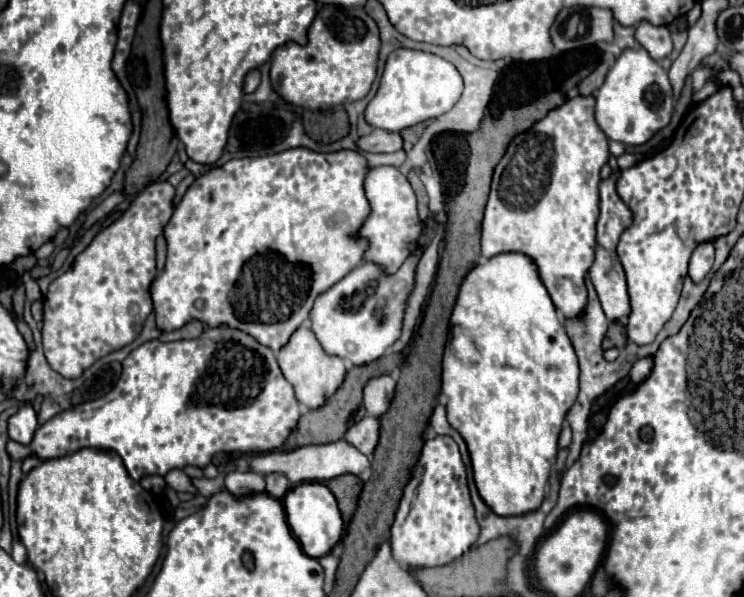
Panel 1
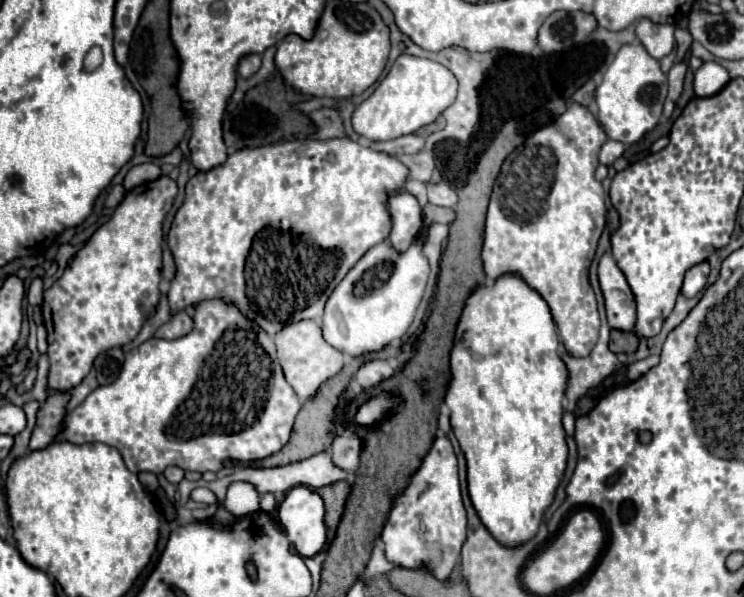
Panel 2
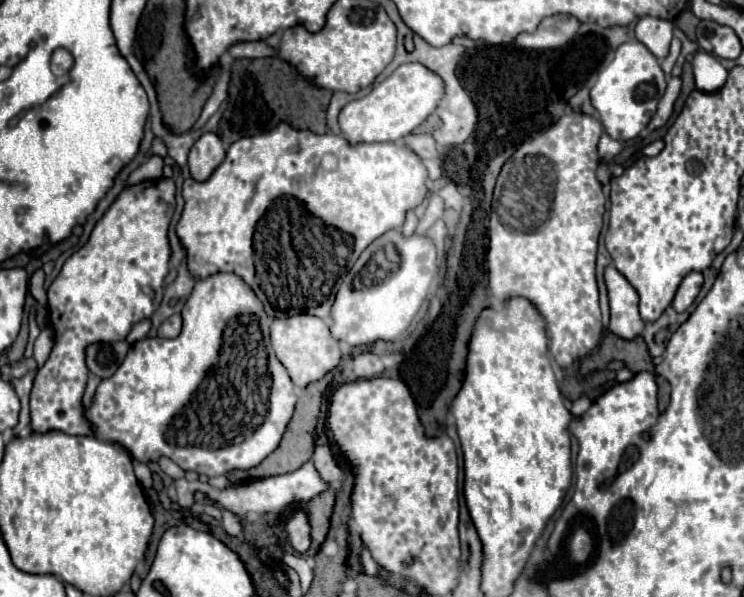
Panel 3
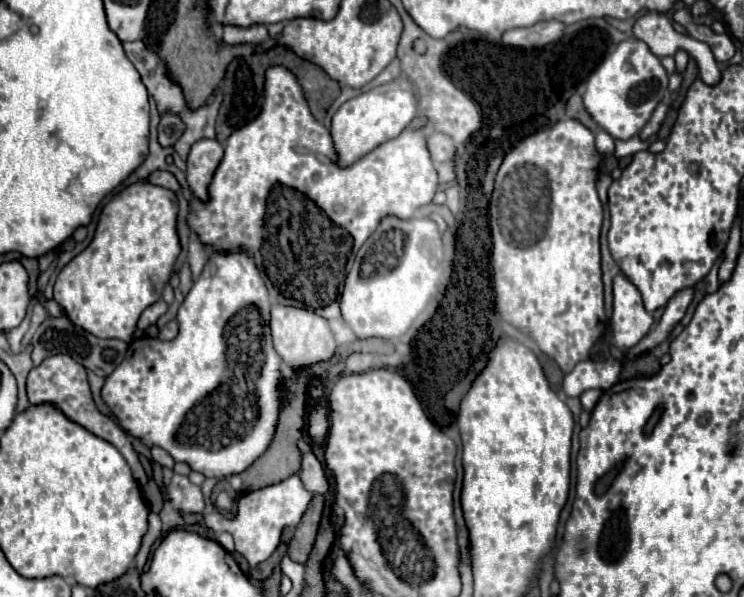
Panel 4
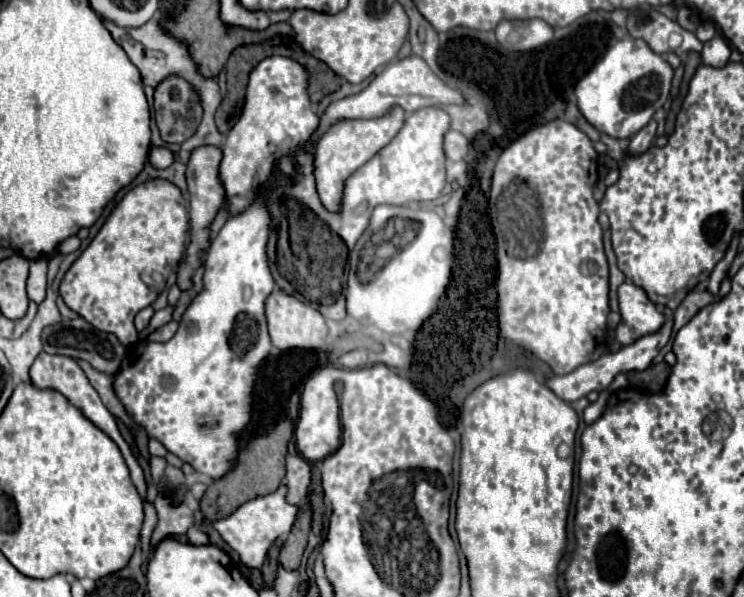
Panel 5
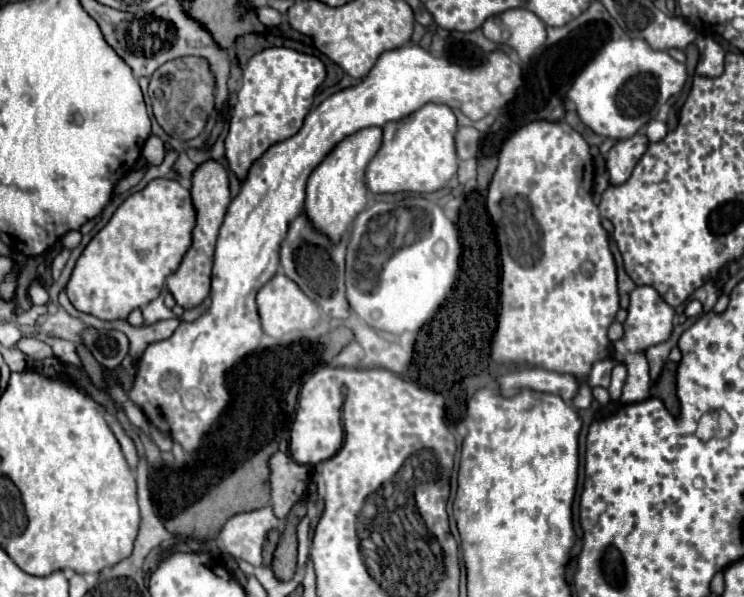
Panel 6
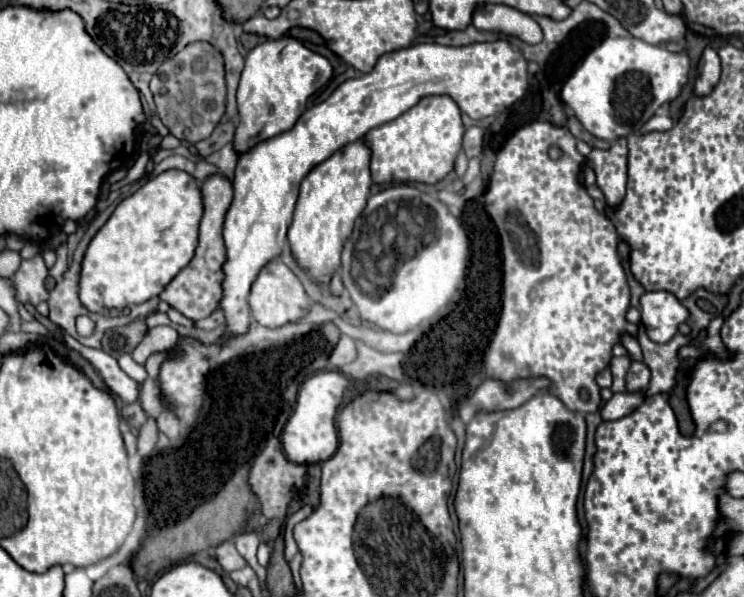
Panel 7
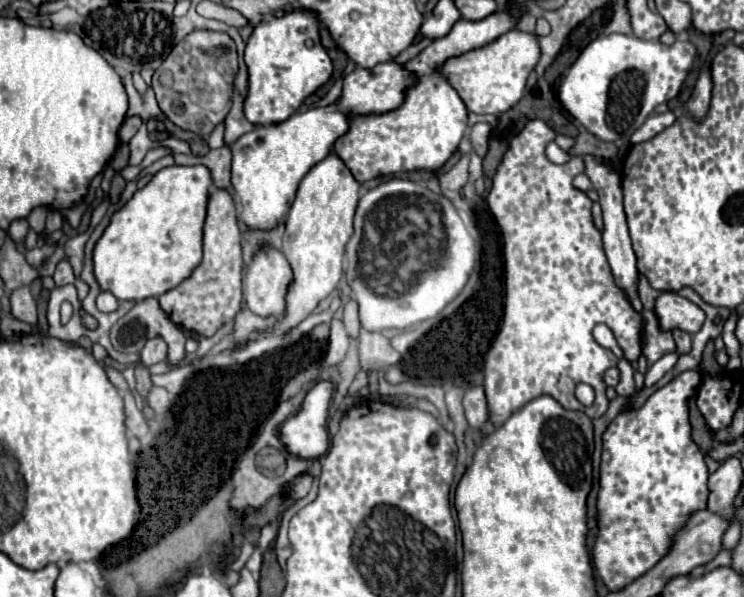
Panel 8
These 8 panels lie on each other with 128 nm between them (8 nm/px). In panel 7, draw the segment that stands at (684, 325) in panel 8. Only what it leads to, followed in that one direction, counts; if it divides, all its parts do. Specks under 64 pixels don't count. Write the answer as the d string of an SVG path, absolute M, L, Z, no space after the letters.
M646 292L640 298L640 316L652 342L670 342L688 310L670 292Z

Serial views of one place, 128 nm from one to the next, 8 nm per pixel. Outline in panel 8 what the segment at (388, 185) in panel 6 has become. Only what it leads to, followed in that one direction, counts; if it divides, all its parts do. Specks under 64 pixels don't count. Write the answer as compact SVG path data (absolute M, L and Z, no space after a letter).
M508 12L492 14L480 22L458 20L450 34L434 40L426 50L422 50L414 60L406 64L406 68L418 74L418 84L408 88L406 102L398 110L380 116L352 114L350 130L336 142L334 152L344 160L356 180L366 182L372 178L400 172L440 170L448 162L448 158L458 150L458 144L466 132L468 114L458 92L438 74L436 66L444 64L444 60L450 56L458 56L462 52L496 40L504 32L512 30L512 26L514 16Z

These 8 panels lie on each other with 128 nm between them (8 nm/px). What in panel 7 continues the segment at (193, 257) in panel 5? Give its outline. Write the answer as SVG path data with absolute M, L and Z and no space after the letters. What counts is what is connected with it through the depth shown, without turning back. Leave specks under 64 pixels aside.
M212 174L202 182L202 202L204 202L204 216L200 222L200 242L196 246L194 258L190 264L172 278L172 282L162 290L160 300L168 302L172 308L182 312L190 320L200 320L210 316L222 298L222 264L226 258L224 240L222 240L222 224L224 214L232 202L232 182L222 174Z

